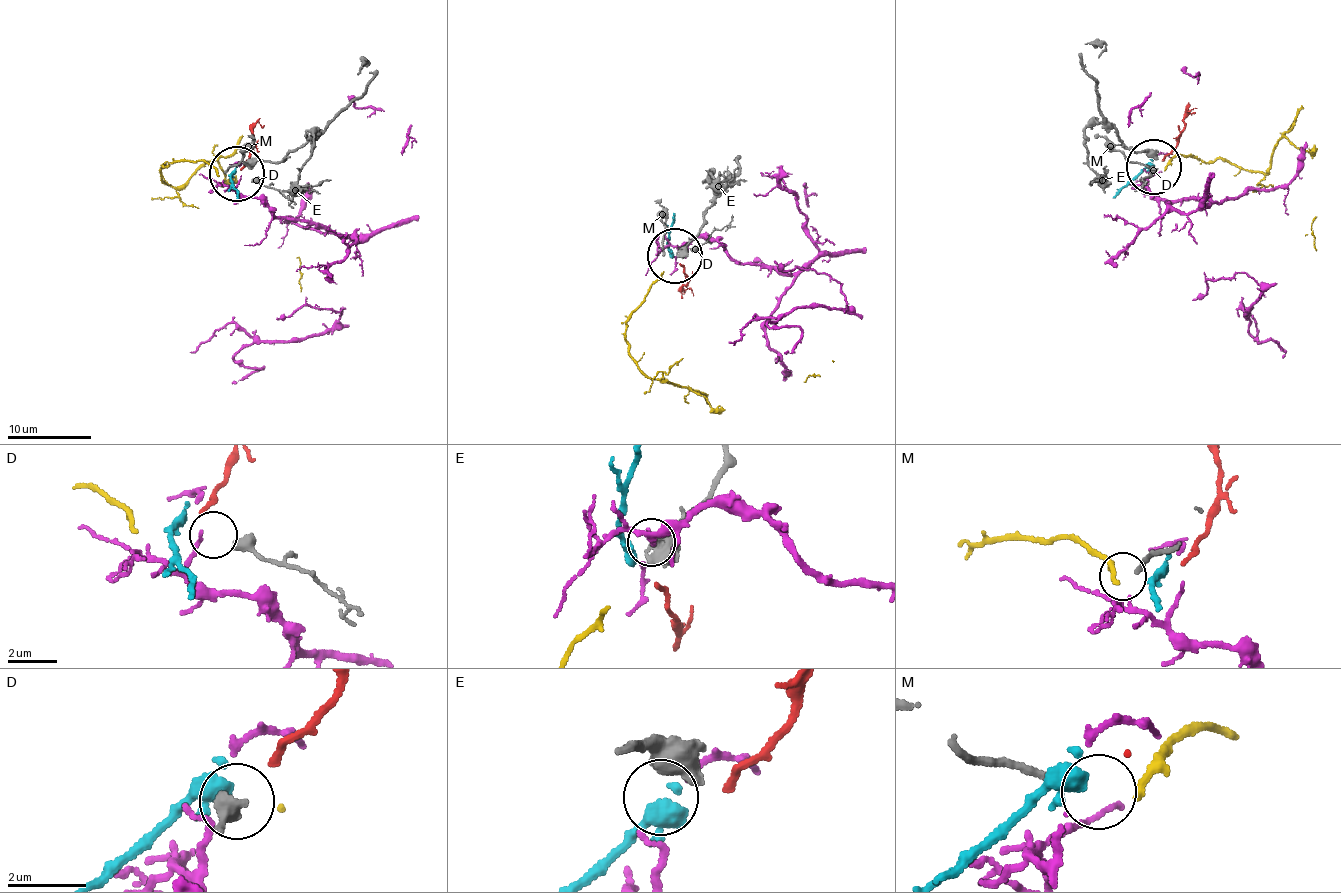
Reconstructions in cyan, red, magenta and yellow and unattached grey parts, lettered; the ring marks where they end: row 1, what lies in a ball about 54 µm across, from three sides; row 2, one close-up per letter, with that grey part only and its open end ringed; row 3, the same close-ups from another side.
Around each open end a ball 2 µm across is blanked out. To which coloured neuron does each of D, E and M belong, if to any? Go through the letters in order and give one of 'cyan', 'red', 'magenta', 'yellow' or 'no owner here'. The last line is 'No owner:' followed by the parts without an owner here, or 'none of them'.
D: no owner here
E: cyan
M: yellow
No owner: D

